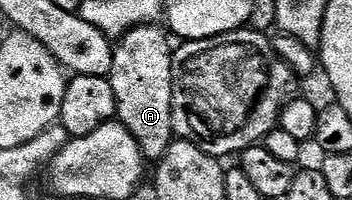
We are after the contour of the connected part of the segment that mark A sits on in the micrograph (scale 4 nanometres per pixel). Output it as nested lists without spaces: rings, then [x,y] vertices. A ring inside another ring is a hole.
[[[148,25],[134,27],[128,35],[123,36],[114,44],[114,48],[113,65],[109,78],[113,85],[113,97],[117,97],[115,113],[118,122],[122,123],[125,129],[129,129],[129,133],[135,138],[141,149],[144,160],[158,161],[176,138],[173,129],[173,61],[175,57],[172,40],[162,26]]]

